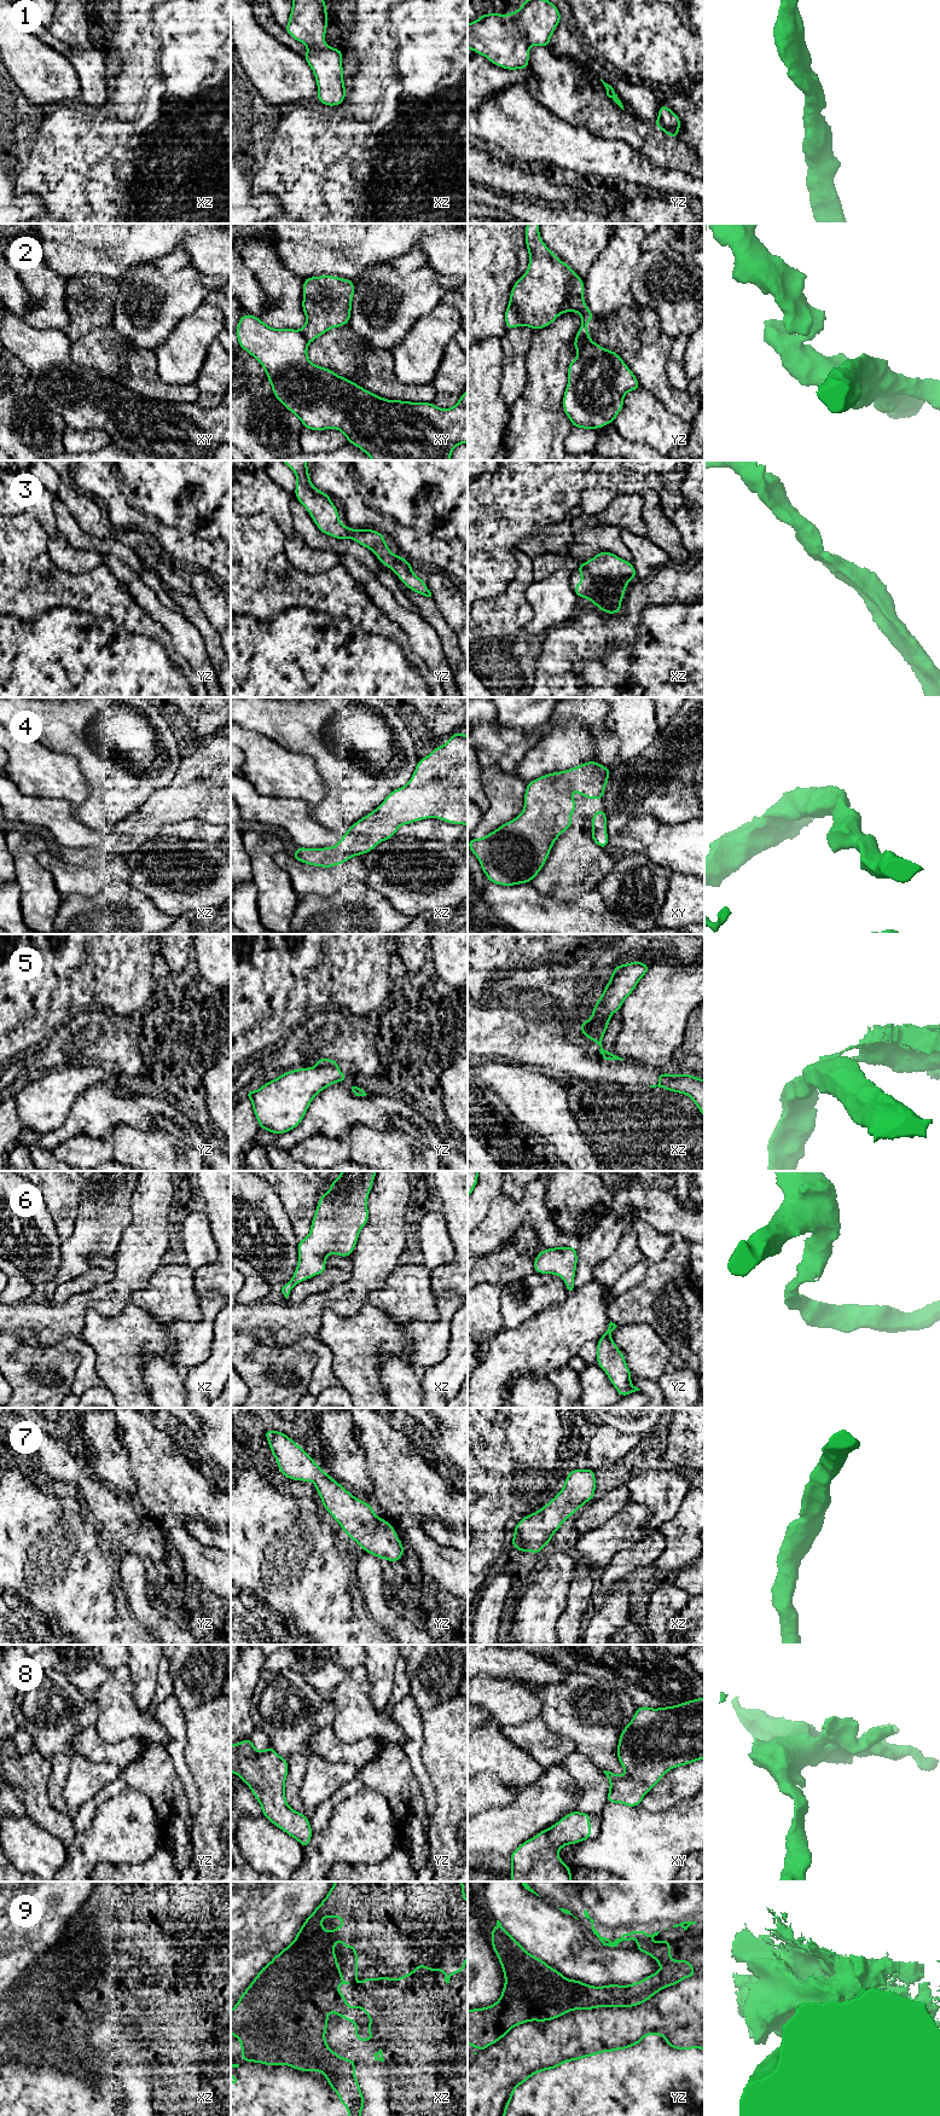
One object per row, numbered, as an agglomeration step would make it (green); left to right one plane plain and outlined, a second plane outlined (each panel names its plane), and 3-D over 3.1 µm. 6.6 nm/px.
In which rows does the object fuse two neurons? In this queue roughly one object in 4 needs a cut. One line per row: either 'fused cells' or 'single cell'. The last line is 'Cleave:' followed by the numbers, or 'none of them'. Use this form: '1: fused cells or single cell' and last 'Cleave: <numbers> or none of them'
1: single cell
2: fused cells
3: single cell
4: single cell
5: fused cells
6: single cell
7: single cell
8: single cell
9: fused cells
Cleave: 2, 5, 9

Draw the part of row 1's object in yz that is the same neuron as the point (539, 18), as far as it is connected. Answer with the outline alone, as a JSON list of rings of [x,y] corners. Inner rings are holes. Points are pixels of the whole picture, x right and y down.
[[[524,0],[513,13],[492,12],[468,23],[468,48],[503,69],[528,69],[529,47],[547,48],[562,16],[549,0]]]

